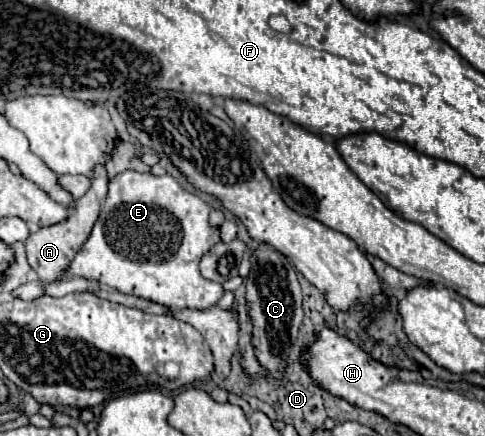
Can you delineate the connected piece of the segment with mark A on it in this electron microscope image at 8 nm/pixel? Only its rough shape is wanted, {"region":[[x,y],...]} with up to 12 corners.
{"region":[[105,165],[63,223],[25,241],[43,283],[63,275],[89,237],[107,195]]}

